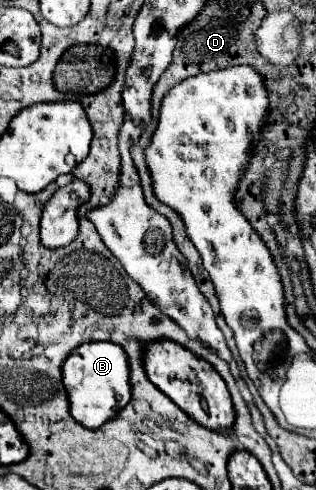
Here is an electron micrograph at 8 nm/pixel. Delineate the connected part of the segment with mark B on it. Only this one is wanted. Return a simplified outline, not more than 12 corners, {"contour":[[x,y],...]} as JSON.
{"contour":[[89,342],[63,364],[71,414],[97,430],[131,402],[129,358]]}

